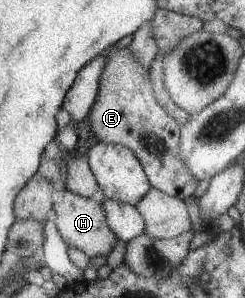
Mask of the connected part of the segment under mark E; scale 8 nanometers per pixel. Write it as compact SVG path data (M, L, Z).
M114 45L106 49L105 66L101 70L98 95L89 111L90 129L97 141L131 149L140 160L152 188L181 200L193 195L199 180L190 173L180 155L182 123L172 118L166 109L158 104L150 82L150 72L143 68L128 46Z

